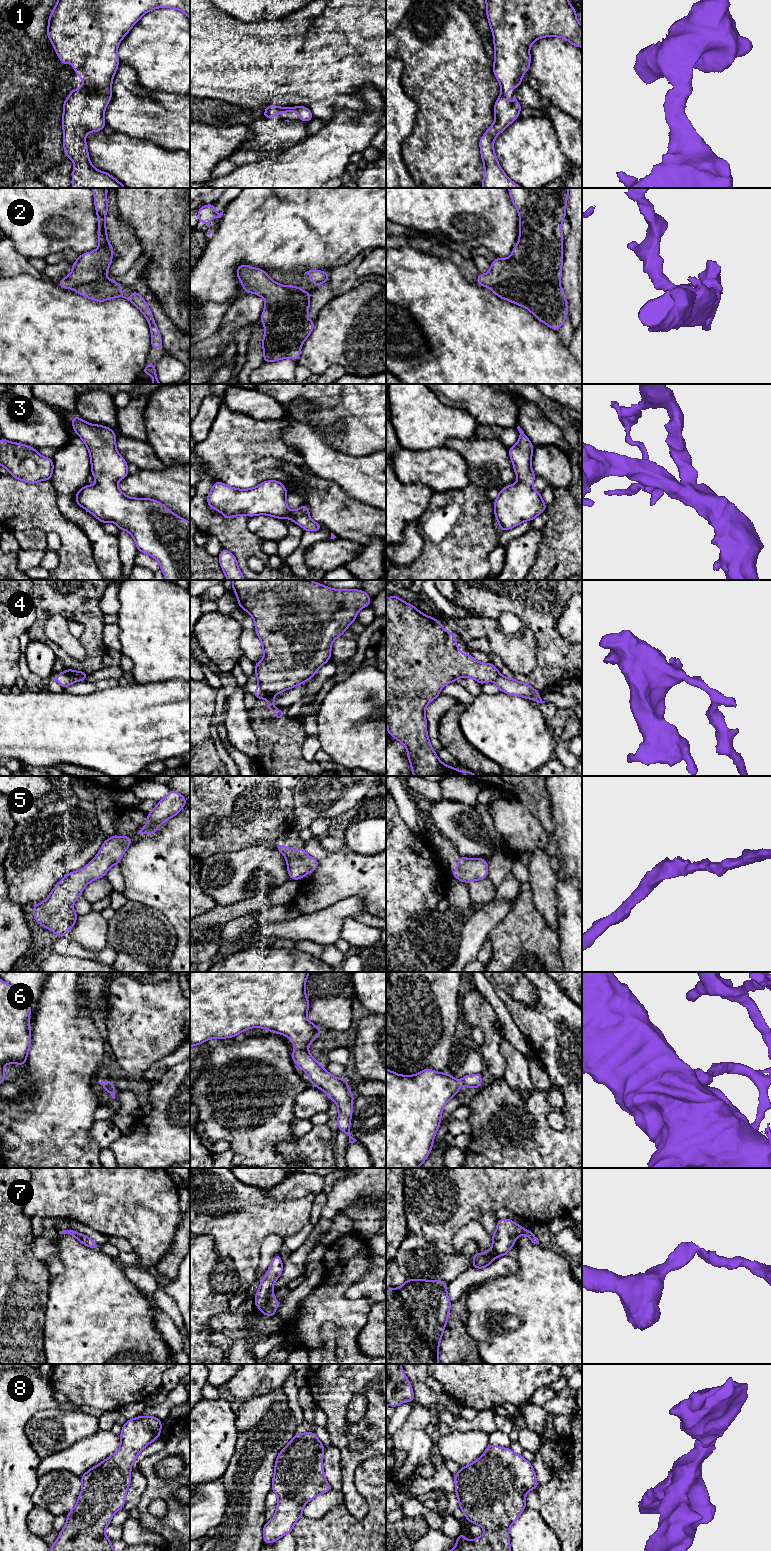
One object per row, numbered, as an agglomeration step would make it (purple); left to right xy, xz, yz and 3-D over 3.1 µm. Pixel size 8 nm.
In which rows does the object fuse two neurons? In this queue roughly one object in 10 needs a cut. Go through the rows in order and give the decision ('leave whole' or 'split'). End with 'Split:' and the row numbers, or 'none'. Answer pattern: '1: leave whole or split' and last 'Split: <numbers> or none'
1: leave whole
2: leave whole
3: leave whole
4: split
5: leave whole
6: leave whole
7: leave whole
8: leave whole
Split: 4

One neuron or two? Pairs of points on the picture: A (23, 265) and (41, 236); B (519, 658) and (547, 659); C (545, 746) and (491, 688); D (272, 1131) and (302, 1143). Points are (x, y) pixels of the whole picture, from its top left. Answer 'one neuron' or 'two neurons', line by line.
A: two neurons
B: two neurons
C: two neurons
D: two neurons

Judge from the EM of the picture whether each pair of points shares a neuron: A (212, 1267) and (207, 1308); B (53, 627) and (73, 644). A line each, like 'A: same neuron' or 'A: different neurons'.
A: same neuron
B: same neuron

